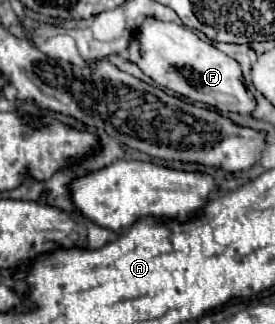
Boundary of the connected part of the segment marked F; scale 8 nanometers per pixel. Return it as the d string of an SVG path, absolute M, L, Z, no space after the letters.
M146 17L144 25L134 33L138 43L138 53L130 51L128 61L142 67L144 75L156 81L160 87L174 91L176 95L190 99L194 103L204 103L220 113L244 113L250 115L256 107L254 95L244 85L240 65L222 53L210 41L202 41L196 33L176 23L156 21Z

